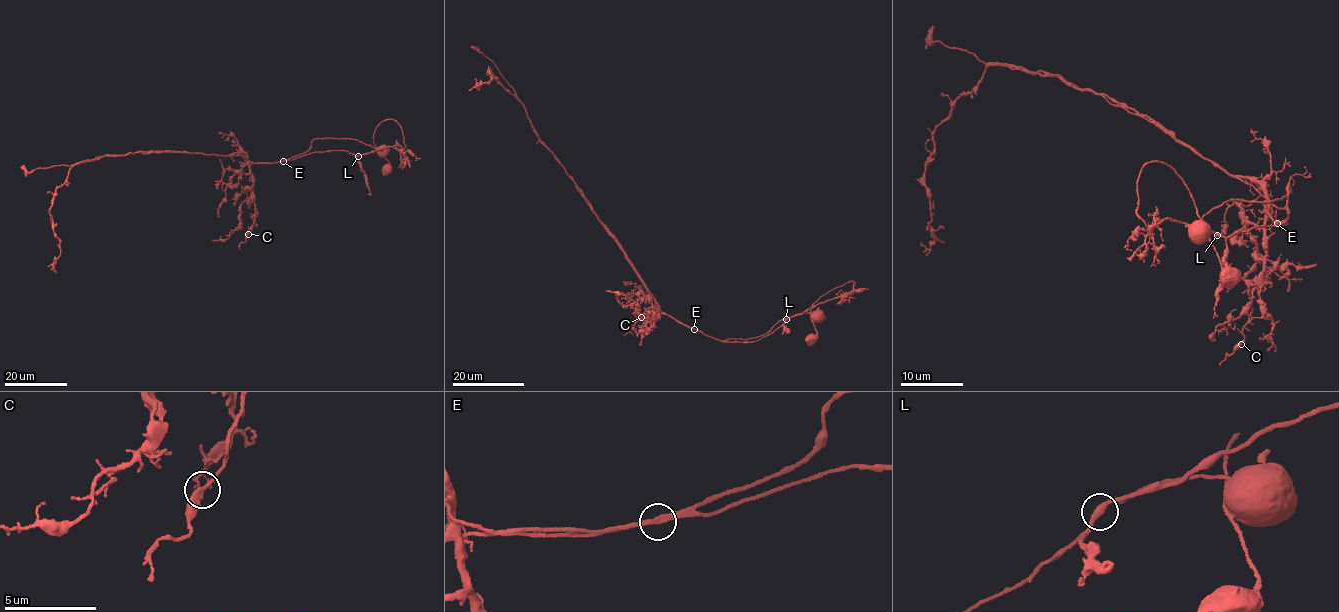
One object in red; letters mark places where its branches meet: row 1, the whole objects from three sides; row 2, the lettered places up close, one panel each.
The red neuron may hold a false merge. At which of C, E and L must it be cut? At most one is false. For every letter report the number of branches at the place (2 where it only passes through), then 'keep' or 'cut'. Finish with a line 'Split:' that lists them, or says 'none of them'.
C: 2 | keep
E: 2 | cut
L: 2 | keep
Split: E

